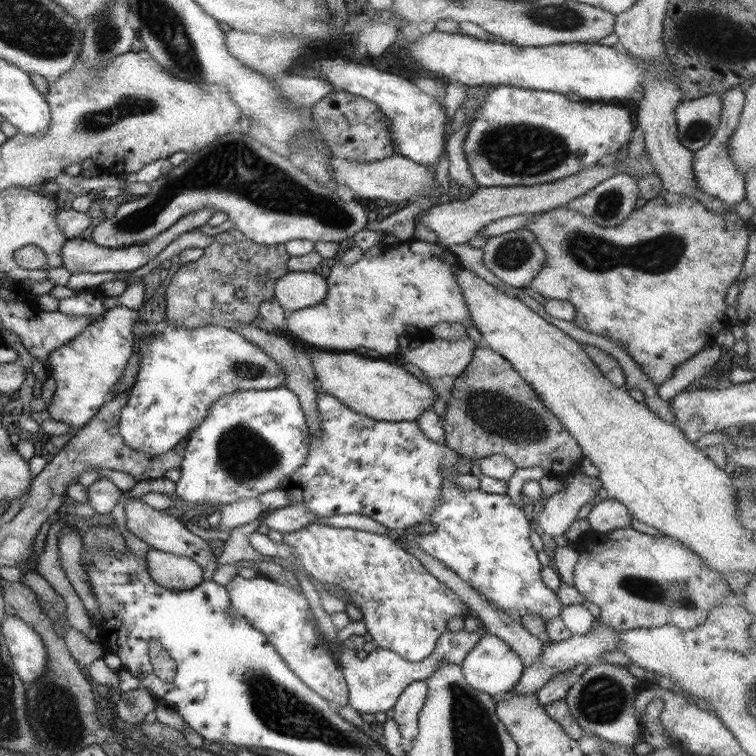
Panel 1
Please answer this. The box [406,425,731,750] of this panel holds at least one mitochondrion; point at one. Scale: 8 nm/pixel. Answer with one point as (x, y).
(602, 700)

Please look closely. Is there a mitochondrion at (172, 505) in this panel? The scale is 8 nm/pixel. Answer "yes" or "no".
no

